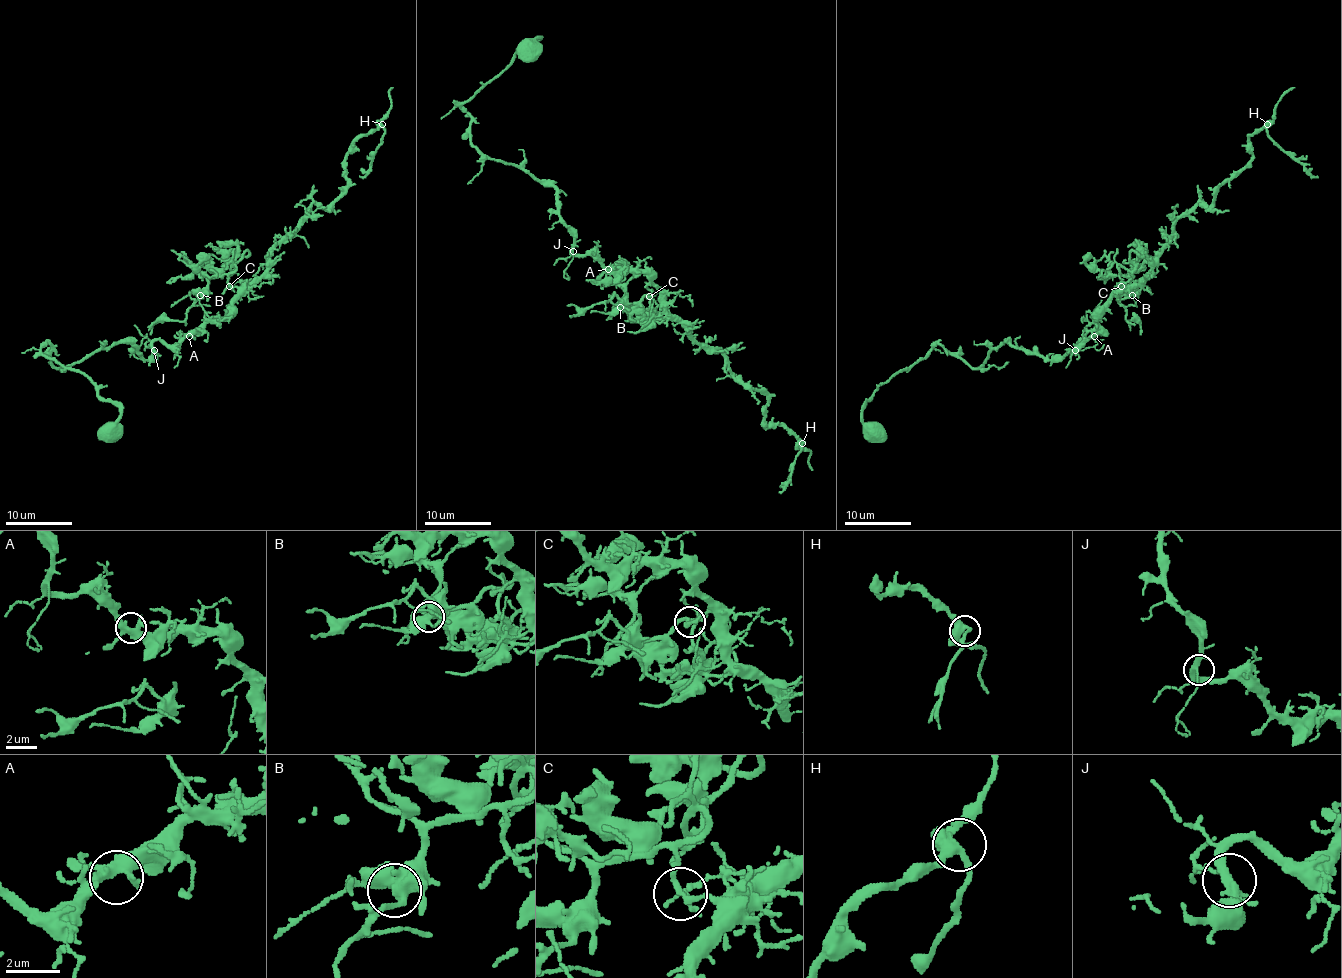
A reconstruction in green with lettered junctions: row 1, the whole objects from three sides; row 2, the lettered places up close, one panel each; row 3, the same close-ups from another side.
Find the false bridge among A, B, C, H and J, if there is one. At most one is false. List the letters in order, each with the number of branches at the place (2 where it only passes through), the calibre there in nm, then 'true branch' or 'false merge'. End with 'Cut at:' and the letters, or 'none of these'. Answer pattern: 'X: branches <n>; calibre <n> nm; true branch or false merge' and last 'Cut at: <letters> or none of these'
A: branches 4; calibre 360 nm; true branch
B: branches 3; calibre 440 nm; true branch
C: branches 3; calibre 140 nm; false merge
H: branches 4; calibre 400 nm; true branch
J: branches 4; calibre 280 nm; true branch
Cut at: C

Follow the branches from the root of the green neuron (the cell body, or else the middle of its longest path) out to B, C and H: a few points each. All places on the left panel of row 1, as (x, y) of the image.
B: (187, 333), (209, 321), (219, 321), (232, 305), (237, 288), (222, 275), (212, 278), (200, 295)
C: (187, 333), (199, 330), (209, 321), (219, 321), (227, 313), (237, 293), (235, 286), (229, 286)
H: (187, 333), (219, 321), (309, 208), (325, 208), (347, 186), (351, 146), (382, 124)

